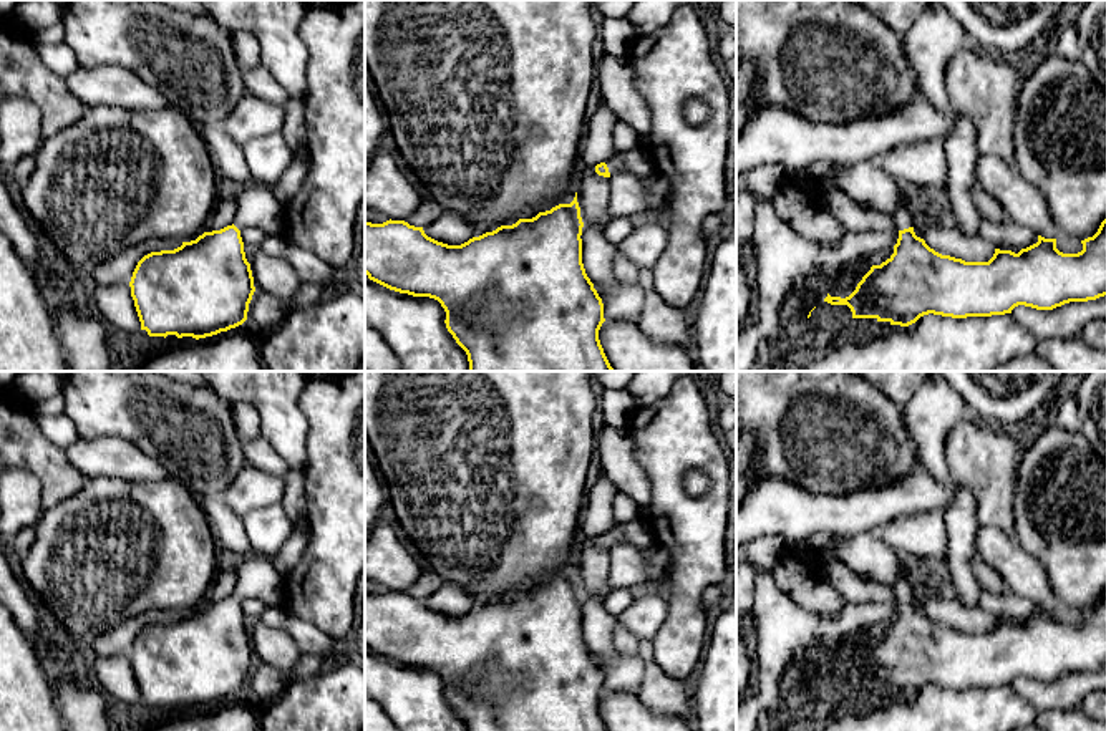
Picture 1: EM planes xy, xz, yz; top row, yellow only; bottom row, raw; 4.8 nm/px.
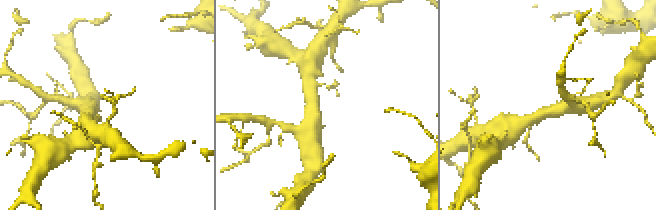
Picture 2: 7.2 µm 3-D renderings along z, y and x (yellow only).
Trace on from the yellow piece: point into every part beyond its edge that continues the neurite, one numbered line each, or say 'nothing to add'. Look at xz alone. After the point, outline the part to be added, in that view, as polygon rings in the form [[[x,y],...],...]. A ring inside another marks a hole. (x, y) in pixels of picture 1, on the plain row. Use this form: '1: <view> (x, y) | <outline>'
1: xz (639, 532) | [[[642,516],[640,519],[620,524],[618,529],[605,532],[610,547],[617,544],[618,540],[625,540],[632,545],[635,545],[638,550],[650,549],[653,545],[658,545],[655,530],[650,524],[650,520]]]

